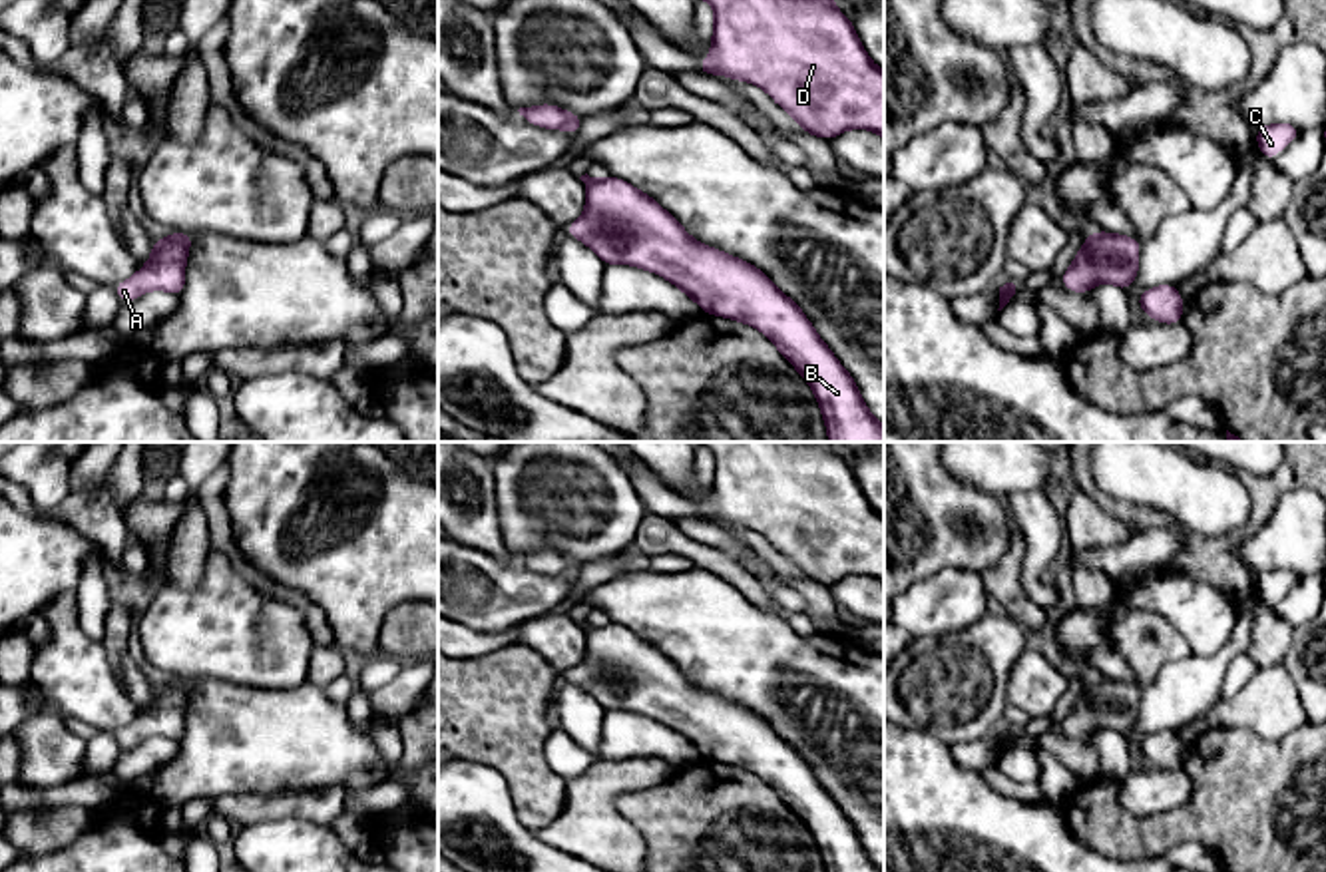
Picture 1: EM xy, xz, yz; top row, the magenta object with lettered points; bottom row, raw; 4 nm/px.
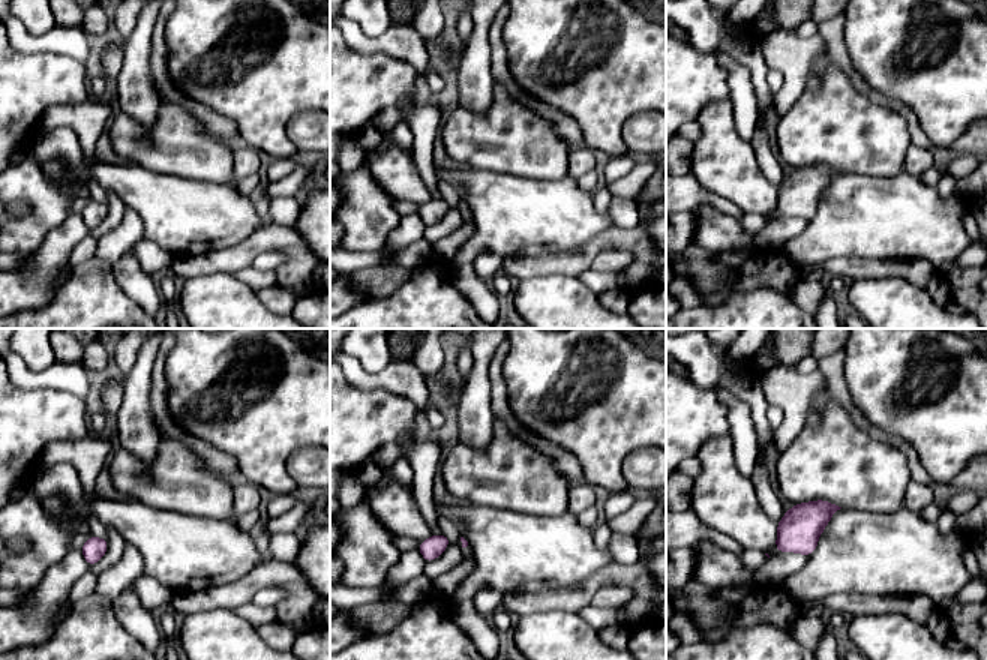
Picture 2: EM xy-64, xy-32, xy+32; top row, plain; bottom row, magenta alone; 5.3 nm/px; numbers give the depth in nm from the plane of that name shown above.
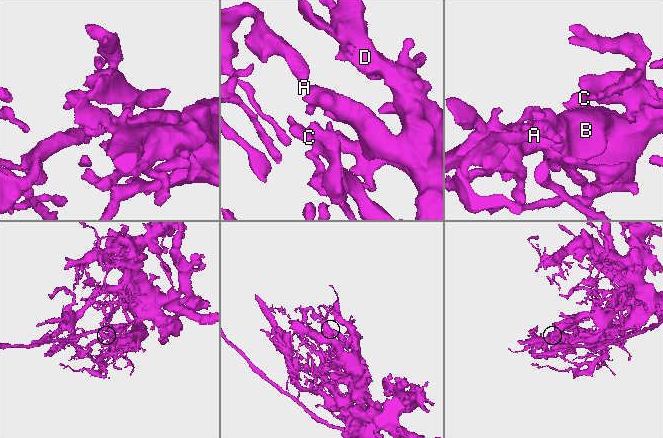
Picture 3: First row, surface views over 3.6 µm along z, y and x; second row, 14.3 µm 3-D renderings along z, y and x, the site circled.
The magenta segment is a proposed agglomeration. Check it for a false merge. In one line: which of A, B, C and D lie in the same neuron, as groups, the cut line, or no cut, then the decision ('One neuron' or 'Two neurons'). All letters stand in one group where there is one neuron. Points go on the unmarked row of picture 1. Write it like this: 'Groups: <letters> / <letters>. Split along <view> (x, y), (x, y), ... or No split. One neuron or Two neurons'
Groups: A B C D. No split. One neuron

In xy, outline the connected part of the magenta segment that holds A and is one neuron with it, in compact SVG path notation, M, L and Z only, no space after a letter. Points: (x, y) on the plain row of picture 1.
M169 679L151 693L149 707L127 727L111 733L119 747L131 749L145 737L185 739L185 707L193 679Z

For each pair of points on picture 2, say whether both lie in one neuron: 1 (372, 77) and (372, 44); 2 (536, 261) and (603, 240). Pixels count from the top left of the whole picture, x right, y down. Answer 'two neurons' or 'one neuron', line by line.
1: two neurons
2: one neuron

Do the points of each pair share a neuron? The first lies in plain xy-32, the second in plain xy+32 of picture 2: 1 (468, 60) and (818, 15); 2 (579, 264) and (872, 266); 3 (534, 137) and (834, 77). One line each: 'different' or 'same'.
1: same
2: same
3: same

